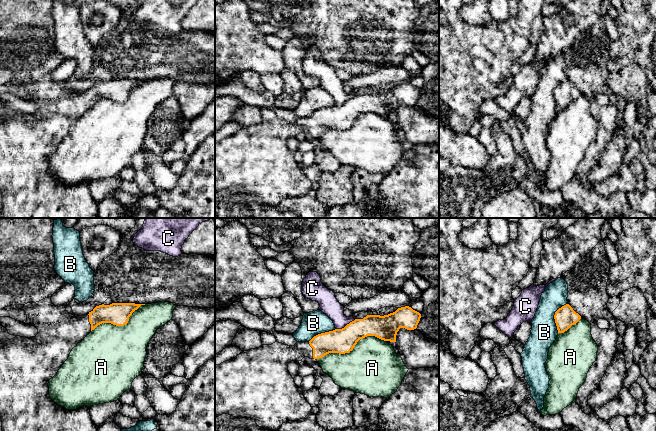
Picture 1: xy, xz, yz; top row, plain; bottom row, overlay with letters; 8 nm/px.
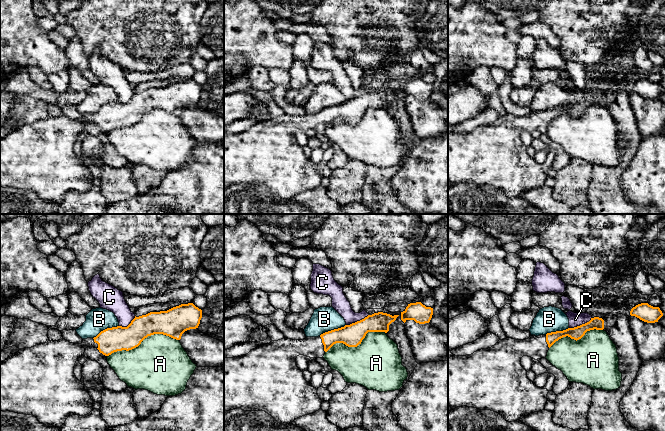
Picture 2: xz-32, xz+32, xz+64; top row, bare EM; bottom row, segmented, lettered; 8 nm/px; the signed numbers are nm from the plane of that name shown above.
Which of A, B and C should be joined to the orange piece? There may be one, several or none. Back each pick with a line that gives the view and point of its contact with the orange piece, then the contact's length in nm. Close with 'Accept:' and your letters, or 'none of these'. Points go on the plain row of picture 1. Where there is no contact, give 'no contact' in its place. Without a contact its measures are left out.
Accept: none of these

